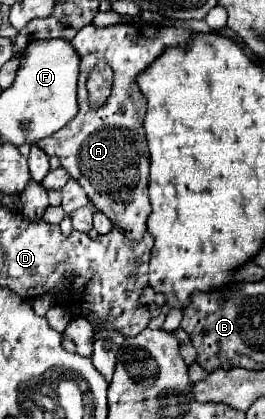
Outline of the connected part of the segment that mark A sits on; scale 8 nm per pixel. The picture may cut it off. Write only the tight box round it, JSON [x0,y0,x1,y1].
[37,23,195,241]

